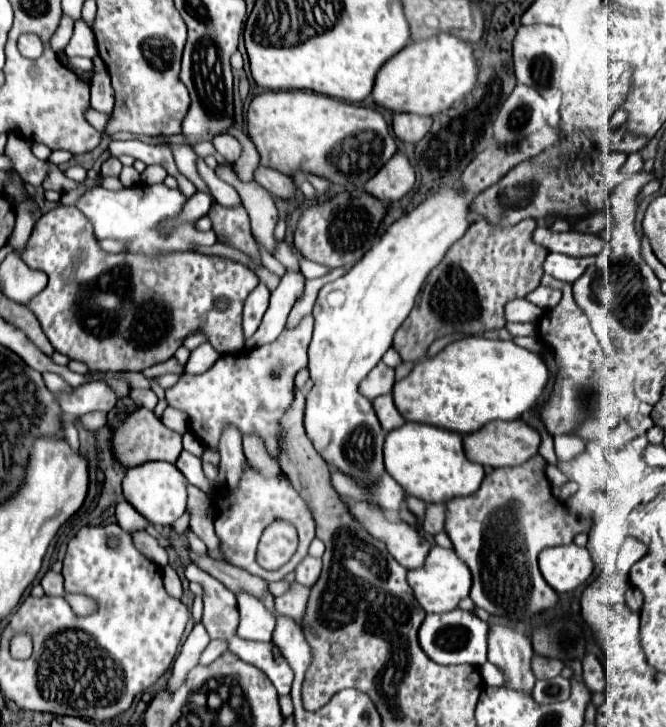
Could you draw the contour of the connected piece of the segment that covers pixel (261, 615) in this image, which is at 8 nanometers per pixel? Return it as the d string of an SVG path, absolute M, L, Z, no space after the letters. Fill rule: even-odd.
M245 593L237 595L237 603L241 613L237 637L249 641L271 641L273 629L277 625L271 611L267 611L267 607L259 599Z

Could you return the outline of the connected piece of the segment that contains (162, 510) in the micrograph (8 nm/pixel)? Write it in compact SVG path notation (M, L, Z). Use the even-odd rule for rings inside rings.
M149 461L133 469L127 469L123 479L125 499L153 525L171 525L185 513L185 505L187 505L185 487L187 487L187 479L181 475L181 471L175 465L167 461Z

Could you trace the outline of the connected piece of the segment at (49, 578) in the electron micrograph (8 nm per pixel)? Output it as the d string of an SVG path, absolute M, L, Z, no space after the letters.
M49 569L45 577L41 579L41 585L45 589L45 595L63 595L63 575Z

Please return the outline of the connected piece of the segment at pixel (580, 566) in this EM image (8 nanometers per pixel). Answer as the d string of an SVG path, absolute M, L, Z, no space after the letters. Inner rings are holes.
M569 543L541 551L539 569L543 573L543 579L557 593L567 593L589 579L593 571L593 561L585 547Z

